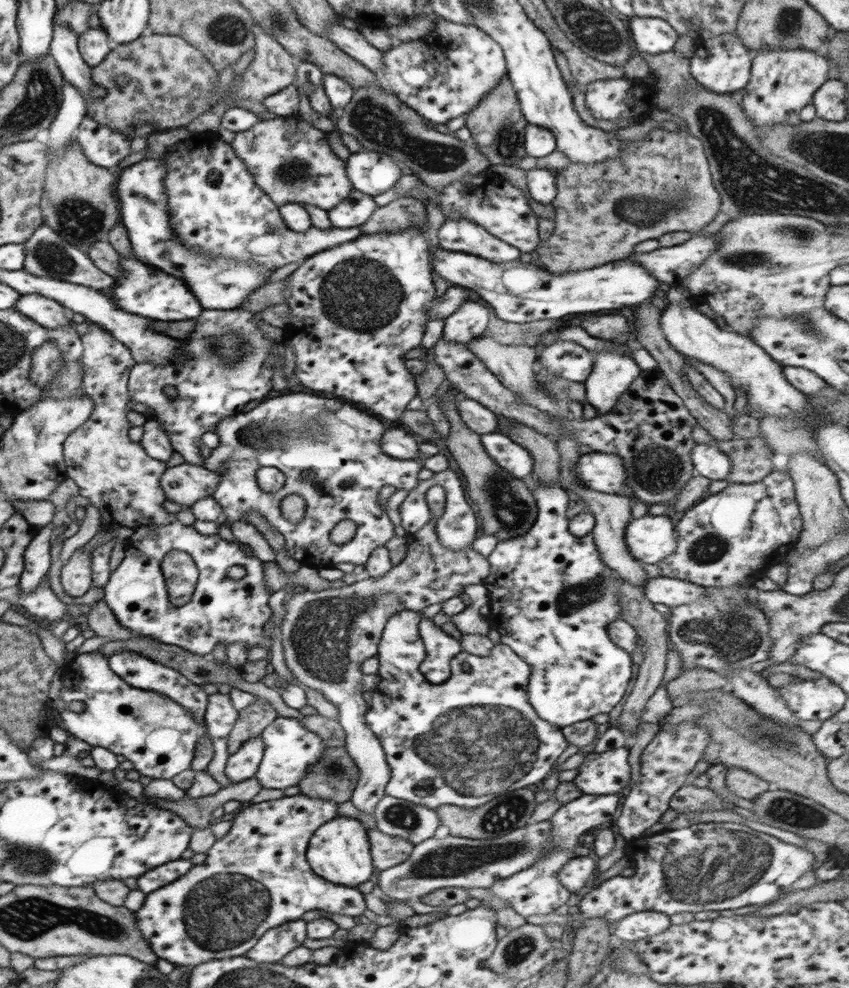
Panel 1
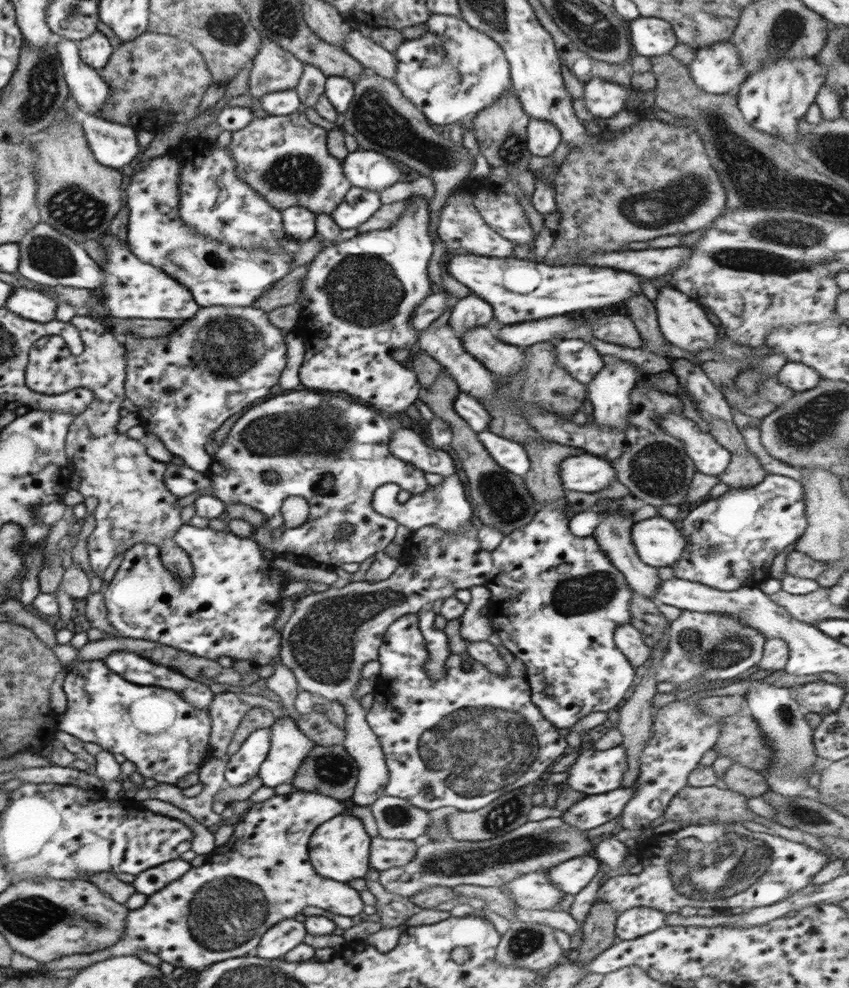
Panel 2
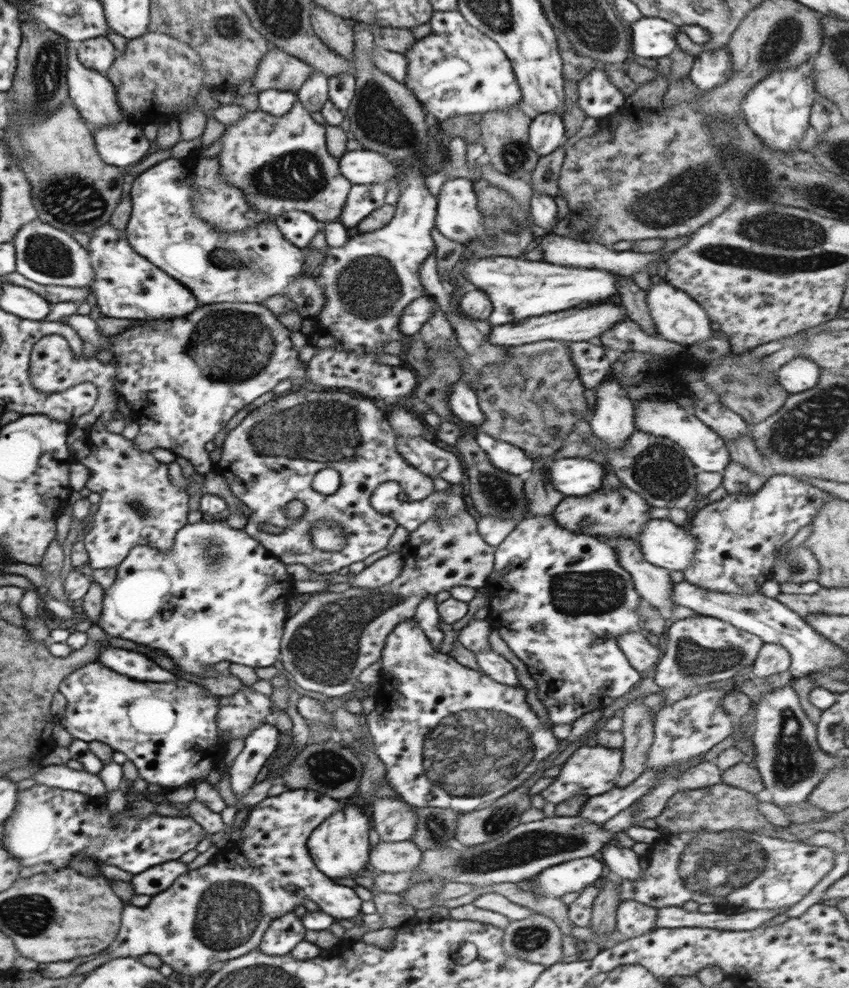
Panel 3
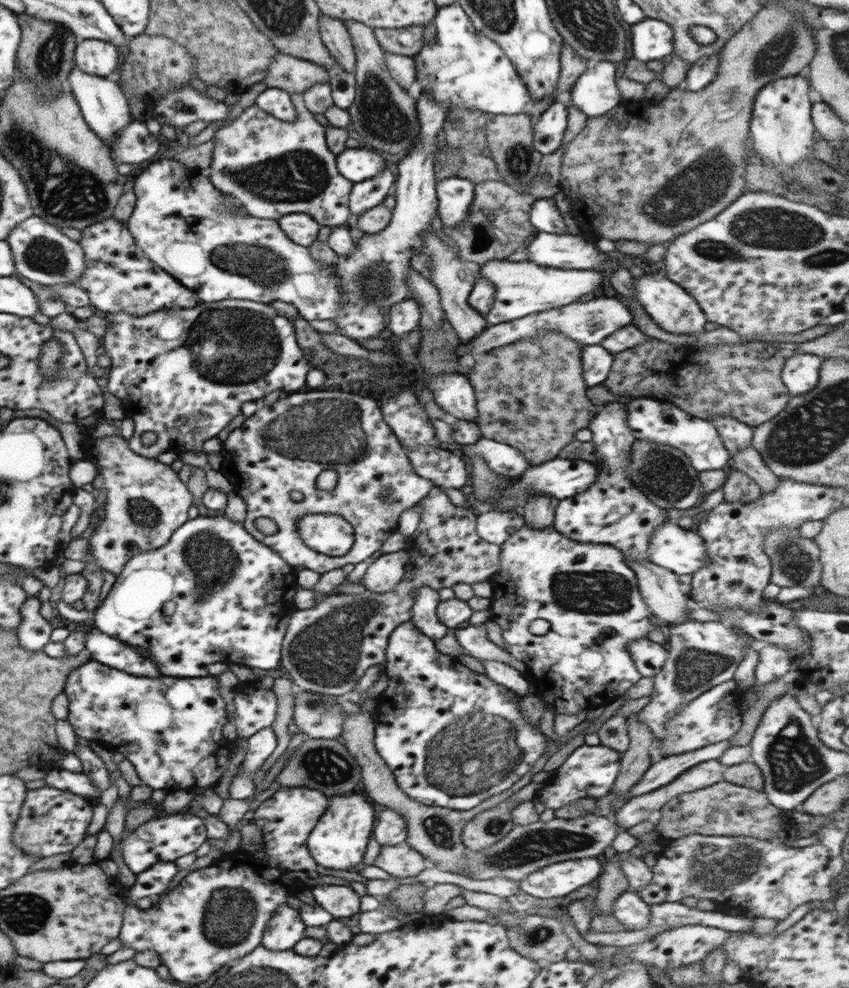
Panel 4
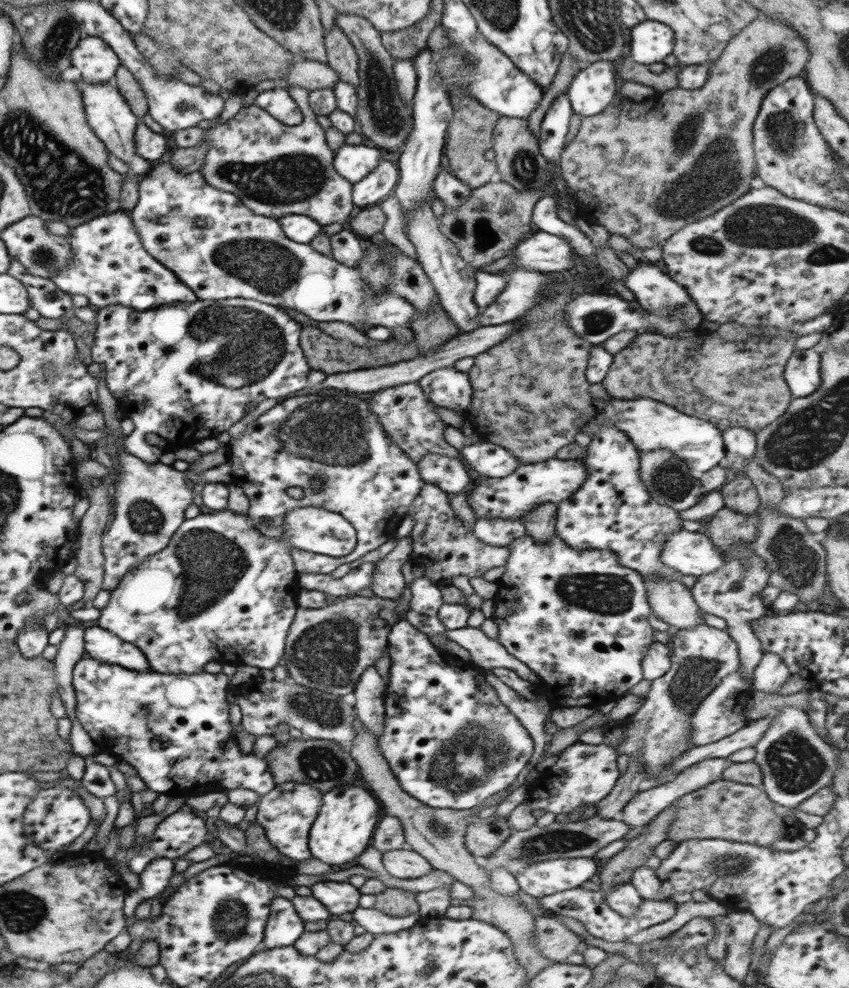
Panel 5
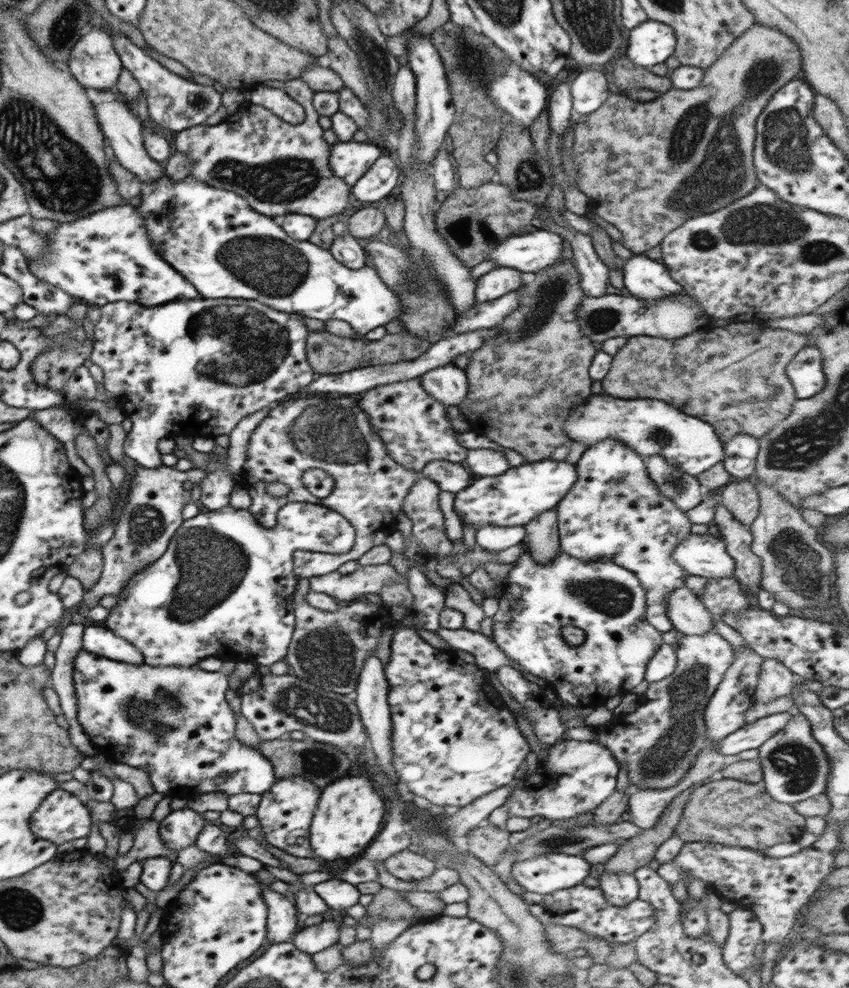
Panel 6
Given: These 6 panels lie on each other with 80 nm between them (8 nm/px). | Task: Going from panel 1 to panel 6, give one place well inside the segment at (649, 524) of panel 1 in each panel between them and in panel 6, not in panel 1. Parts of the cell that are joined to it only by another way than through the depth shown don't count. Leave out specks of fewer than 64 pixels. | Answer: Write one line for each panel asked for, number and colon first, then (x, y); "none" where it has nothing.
2: (659, 542)
3: (663, 544)
4: (679, 550)
5: (689, 553)
6: (705, 555)

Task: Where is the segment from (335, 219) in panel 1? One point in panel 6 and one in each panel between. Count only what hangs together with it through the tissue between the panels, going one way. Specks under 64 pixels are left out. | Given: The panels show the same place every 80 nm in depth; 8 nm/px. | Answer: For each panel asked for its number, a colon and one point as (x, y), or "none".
2: (359, 205)
3: (362, 200)
4: (363, 196)
5: (372, 189)
6: (382, 177)

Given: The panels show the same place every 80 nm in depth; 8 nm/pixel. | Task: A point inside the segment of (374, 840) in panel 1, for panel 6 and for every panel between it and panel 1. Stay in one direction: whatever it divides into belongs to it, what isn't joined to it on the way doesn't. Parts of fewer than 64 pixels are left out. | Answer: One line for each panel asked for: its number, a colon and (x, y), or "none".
2: (384, 853)
3: (393, 857)
4: (401, 860)
5: (402, 863)
6: (407, 865)

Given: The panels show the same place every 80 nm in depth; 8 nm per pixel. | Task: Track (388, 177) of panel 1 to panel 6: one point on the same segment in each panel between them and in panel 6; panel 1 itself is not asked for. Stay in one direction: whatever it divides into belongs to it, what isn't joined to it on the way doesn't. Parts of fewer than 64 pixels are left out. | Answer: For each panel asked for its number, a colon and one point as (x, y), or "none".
2: (370, 170)
3: (362, 166)
4: (357, 164)
5: (353, 162)
6: (350, 160)

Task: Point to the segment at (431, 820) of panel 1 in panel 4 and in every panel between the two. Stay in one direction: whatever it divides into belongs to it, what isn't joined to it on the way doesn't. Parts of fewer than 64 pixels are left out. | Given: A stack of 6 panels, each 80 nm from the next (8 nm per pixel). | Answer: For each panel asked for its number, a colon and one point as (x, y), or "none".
2: (396, 818)
3: (395, 821)
4: (391, 827)

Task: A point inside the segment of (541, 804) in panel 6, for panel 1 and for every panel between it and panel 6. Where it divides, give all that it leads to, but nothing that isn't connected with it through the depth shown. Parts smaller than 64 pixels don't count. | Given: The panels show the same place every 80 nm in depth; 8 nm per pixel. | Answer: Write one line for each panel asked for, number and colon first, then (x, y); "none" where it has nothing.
1: (608, 772)
2: (594, 772)
3: (591, 771)
4: (589, 771)
5: (584, 774)

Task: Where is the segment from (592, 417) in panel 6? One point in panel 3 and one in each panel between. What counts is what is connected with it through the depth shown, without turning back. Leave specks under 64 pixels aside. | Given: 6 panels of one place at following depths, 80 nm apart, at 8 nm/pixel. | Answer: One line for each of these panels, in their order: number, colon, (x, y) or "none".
3: (707, 451)
4: (659, 423)
5: (651, 425)

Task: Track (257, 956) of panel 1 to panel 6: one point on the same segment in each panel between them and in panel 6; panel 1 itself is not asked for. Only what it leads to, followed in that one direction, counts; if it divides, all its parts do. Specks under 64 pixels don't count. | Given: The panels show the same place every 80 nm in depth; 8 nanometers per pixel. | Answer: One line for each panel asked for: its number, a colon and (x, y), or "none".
2: (282, 938)
3: (285, 933)
4: (285, 929)
5: (284, 926)
6: (282, 924)

